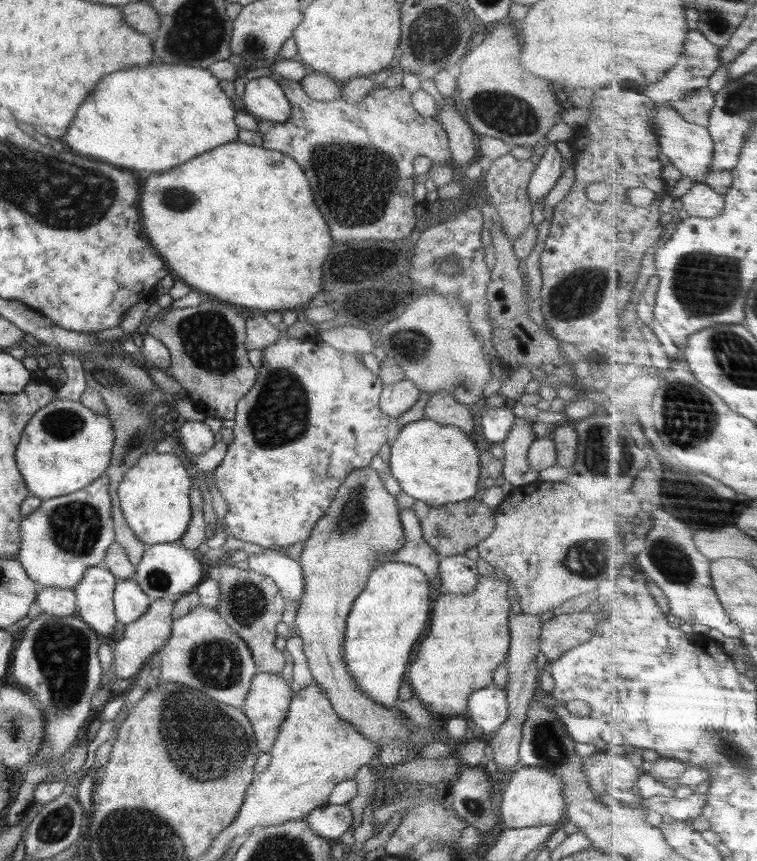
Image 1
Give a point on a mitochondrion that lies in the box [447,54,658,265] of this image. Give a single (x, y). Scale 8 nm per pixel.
(504, 114)

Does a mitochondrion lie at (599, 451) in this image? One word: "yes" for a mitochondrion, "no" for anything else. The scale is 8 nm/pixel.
yes

